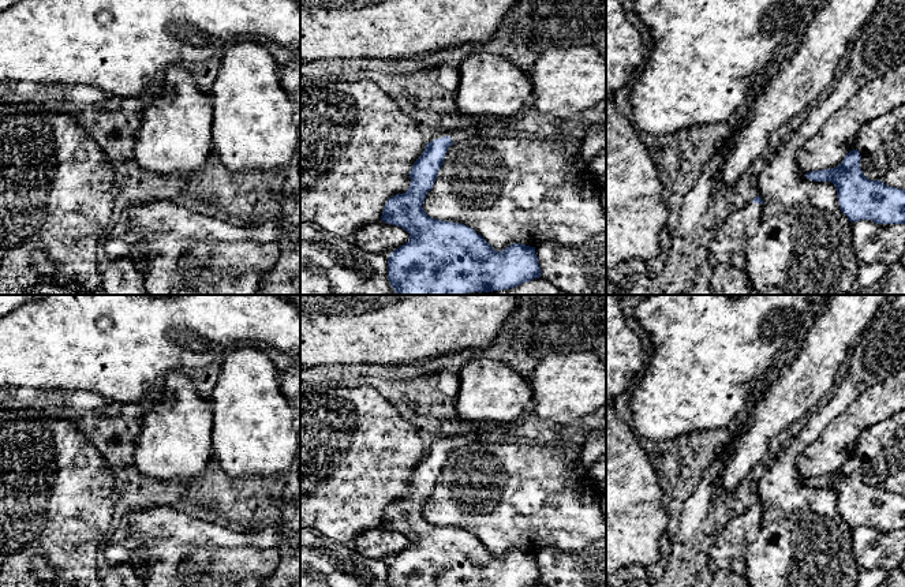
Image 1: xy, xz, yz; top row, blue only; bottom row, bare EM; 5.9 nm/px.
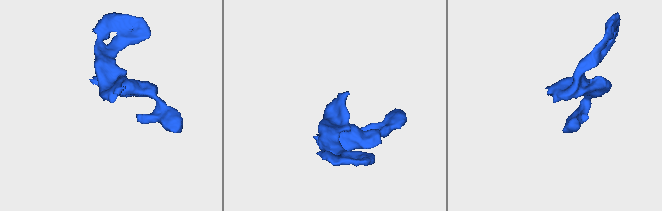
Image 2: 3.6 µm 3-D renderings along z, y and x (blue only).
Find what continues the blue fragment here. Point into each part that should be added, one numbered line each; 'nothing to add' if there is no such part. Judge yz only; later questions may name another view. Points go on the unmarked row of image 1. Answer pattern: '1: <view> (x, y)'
1: yz (729, 549)

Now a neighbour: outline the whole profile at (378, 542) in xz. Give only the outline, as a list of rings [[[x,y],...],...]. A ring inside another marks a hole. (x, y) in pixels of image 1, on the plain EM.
[[[379,526],[358,535],[355,545],[355,552],[362,557],[392,558],[410,546],[410,539],[401,532]]]

